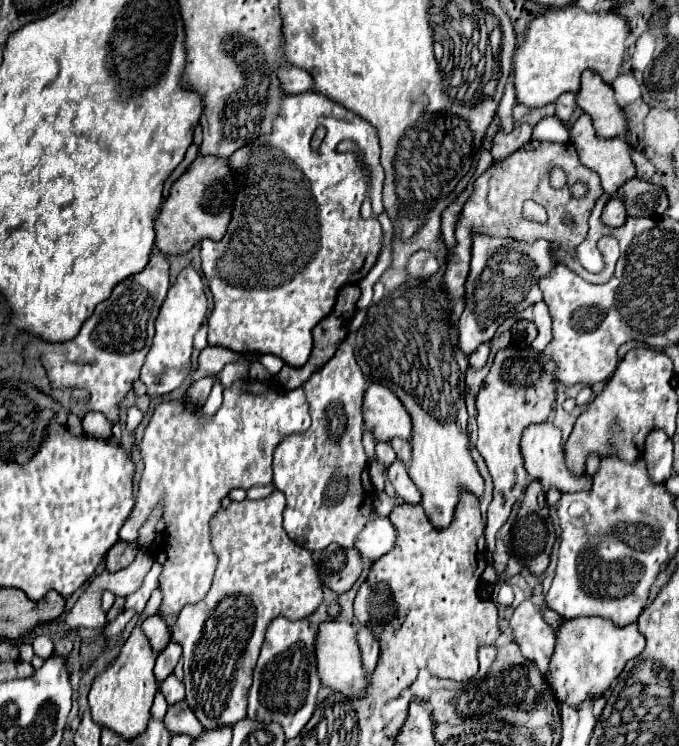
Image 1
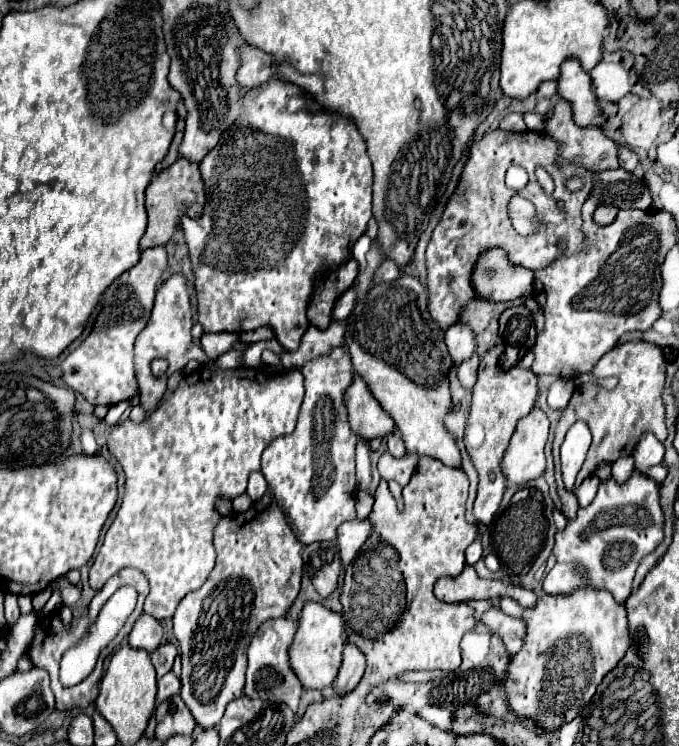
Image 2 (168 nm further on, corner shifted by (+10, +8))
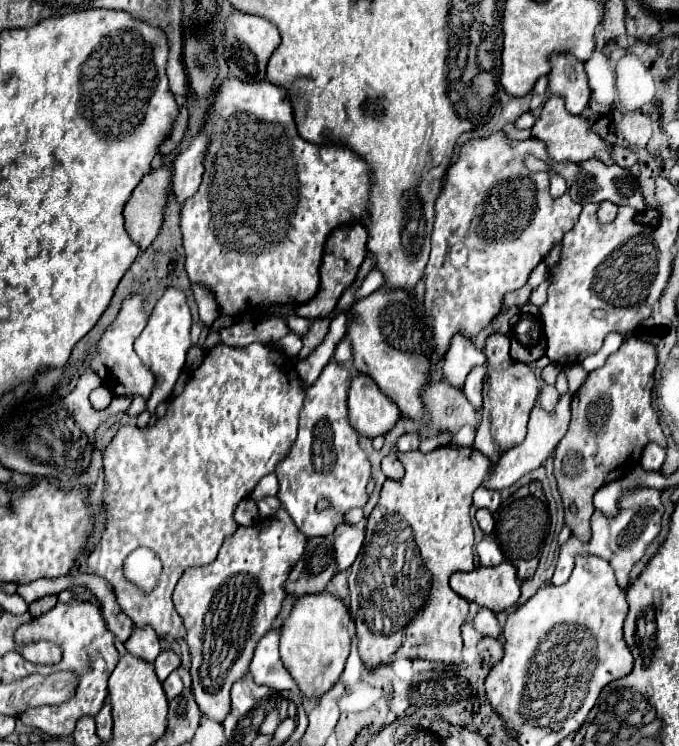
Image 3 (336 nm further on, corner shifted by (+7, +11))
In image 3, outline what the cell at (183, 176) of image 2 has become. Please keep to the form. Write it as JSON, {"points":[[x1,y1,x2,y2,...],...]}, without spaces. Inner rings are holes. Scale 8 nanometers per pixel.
{"points":[[160,167,148,173,140,185,134,189,132,197,124,207,126,229,132,241,146,251,156,239,162,221,164,209,168,203,168,187,170,187,170,167]]}

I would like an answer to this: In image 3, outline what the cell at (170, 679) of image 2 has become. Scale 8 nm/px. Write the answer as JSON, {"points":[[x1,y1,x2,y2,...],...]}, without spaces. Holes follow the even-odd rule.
{"points":[[172,671,172,675,168,675,168,679,162,685,164,685,164,691,166,691,168,699,174,699,176,695,182,693,182,679,180,679,178,671]]}

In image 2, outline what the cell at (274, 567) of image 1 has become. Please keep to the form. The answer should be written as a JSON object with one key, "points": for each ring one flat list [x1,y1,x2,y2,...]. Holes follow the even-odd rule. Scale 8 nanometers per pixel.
{"points":[[267,492,259,502,253,502,247,512,223,516,215,528,213,544,217,550,217,564,211,576,199,590,189,592,179,602,173,620,175,638,179,640,179,650,183,658,181,698,195,716,195,722,203,728,217,726,223,718,227,704,243,694,249,640,263,622,285,616,285,612,299,594,303,574,303,544,295,538,283,512,277,508,277,502,273,500,271,492]]}

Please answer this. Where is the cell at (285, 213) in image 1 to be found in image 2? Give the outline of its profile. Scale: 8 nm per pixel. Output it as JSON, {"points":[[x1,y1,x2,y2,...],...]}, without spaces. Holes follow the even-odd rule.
{"points":[[271,78,267,84,261,84,249,92,245,92,245,96,241,98,241,108,243,108,243,112,237,118,237,122,221,136,219,144,199,164,199,170,201,170,201,176,205,182,205,198,207,198,201,216,199,218,189,218,189,216,181,218,181,226,183,226,183,234,185,234,187,248,189,248,193,274,195,274,193,284,195,284,197,302,199,302,197,304,199,324,203,326,205,332,247,332,247,330,255,330,259,326,271,324,277,340,281,340,281,344,287,348,287,352,293,352,299,348,301,336,305,334,305,330,309,326,305,312,307,312,307,302,313,294,315,282,321,276,325,276,329,270,333,270,333,266,337,268,341,262,345,262,351,256,351,246,365,232,367,222,373,216,372,163,367,156,365,140,359,134,359,130,351,124,351,120,347,120,345,116,339,116,339,114,319,112,317,102,309,94,305,94,301,88,287,84,279,78]]}

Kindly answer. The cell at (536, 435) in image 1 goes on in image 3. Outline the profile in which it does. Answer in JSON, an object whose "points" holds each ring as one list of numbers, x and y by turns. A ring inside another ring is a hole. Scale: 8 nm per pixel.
{"points":[[566,393,560,397,556,411,546,413,540,407,530,411,528,433,526,439,516,445,514,449,506,451,498,463,498,467,490,469,486,457,470,447,456,447,444,445,430,453,410,451,398,453,400,461,406,467,406,475,402,481,386,481,380,493,380,501,368,517,366,525,366,539,360,555,356,557,354,565,350,567,350,615,356,623,356,637,358,637,358,652,368,669,376,669,380,665,392,663,396,657,406,659,428,659,428,661,442,661,458,665,462,663,462,635,460,627,468,615,468,601,456,595,448,587,448,577,454,571,472,571,474,569,474,533,470,523,470,505,472,493,480,487,510,487,522,475,538,469,564,437,568,423,570,423,570,401,572,395],[402,627,402,629,400,629],[396,631,402,631,402,639,398,641],[390,637,390,639,388,639]]}

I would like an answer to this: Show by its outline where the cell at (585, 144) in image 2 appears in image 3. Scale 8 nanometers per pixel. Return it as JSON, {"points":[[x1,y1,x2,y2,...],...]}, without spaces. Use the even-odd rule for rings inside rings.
{"points":[[552,95,544,107,542,107,542,113,536,121,536,125,532,127,532,135,540,141,544,141,548,145,548,155,554,159,554,161,572,161,576,165,588,161,588,159,598,159,606,165,612,165,614,159,610,155,612,151,612,145,608,141,604,141,592,127,590,123,580,117,580,115,570,115,564,107,564,99,562,97,556,97]]}

